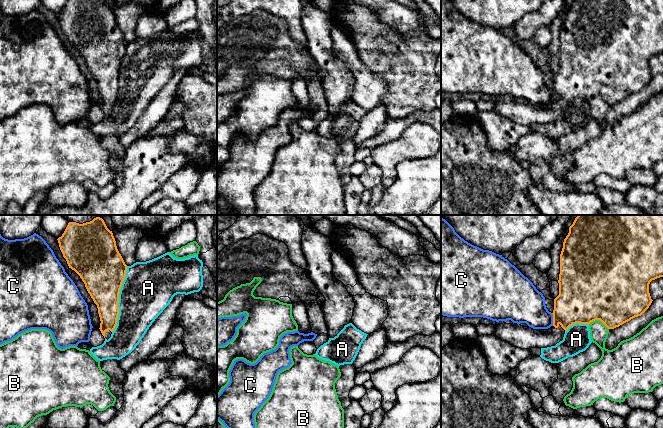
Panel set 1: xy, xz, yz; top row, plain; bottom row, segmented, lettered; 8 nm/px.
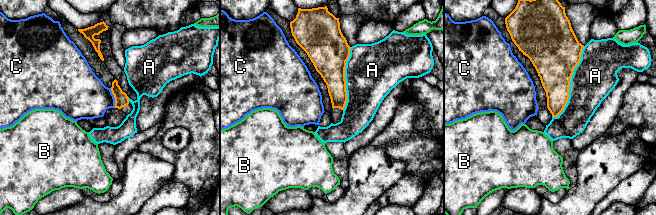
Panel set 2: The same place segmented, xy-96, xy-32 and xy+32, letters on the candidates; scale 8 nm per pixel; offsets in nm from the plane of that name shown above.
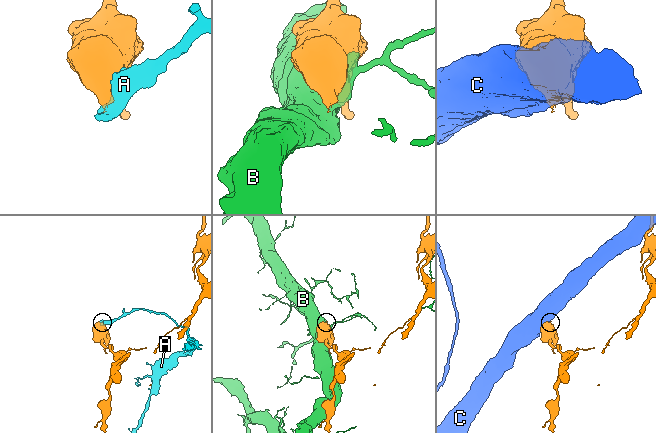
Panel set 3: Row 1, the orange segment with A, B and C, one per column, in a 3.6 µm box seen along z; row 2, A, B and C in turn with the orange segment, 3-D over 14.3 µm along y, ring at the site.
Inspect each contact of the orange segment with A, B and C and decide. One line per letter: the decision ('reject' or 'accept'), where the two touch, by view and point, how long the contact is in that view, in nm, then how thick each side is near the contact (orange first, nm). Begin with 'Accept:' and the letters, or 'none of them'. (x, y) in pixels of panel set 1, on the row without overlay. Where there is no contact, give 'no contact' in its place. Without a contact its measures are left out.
Accept: none of them
A: reject | xy (118, 75) | 550 nm | 360/400 nm
B: reject | yz (598, 95) | 170 nm | 500/140 nm
C: reject | yz (553, 95) | 110 nm | 340/300 nm

